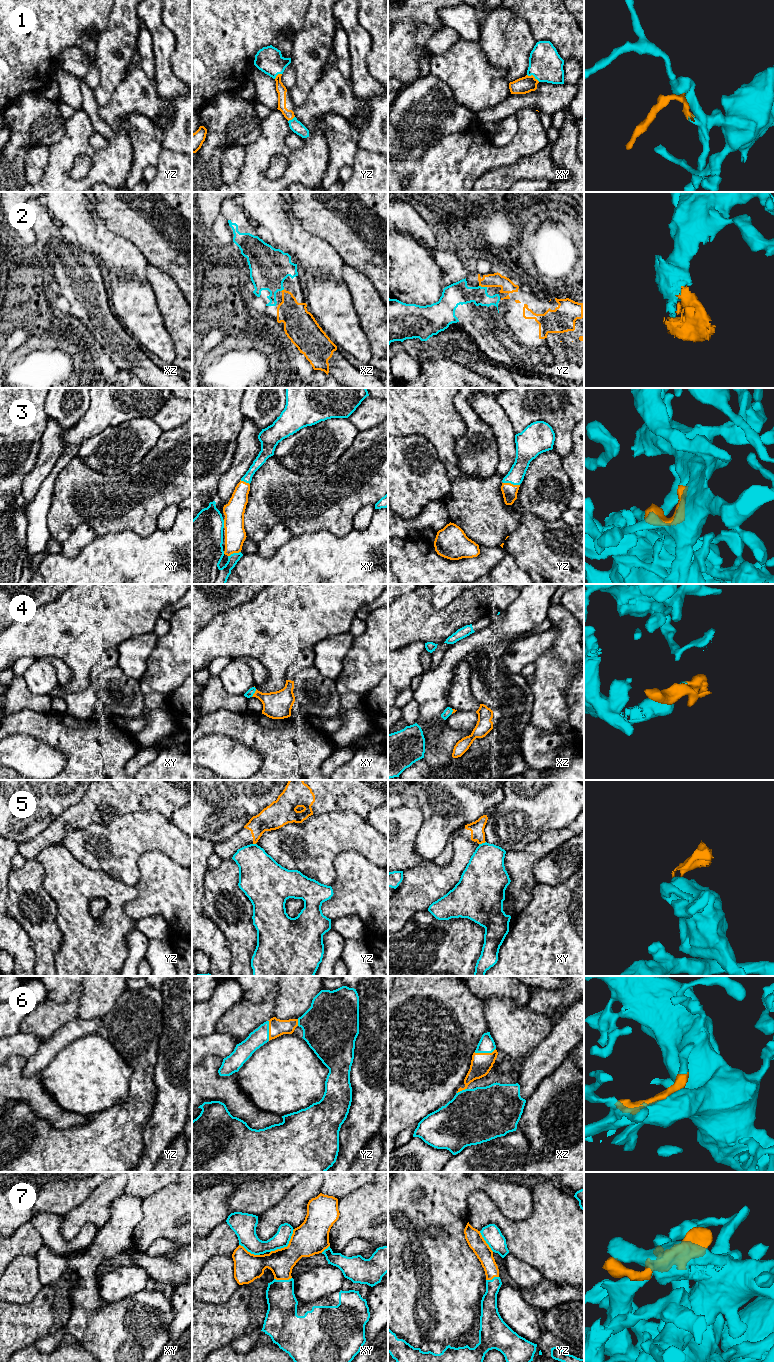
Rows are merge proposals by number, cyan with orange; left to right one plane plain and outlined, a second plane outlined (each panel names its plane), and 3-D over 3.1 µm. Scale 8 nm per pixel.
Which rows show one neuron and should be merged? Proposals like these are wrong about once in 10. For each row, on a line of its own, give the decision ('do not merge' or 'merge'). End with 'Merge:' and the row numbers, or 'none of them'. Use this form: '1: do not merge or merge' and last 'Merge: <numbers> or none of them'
1: merge
2: merge
3: merge
4: merge
5: do not merge
6: merge
7: merge
Merge: 1, 2, 3, 4, 6, 7

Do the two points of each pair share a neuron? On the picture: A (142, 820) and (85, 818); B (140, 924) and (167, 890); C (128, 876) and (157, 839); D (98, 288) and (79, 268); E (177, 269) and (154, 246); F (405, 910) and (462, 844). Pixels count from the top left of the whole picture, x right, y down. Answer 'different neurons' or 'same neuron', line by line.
A: different neurons
B: different neurons
C: same neuron
D: same neuron
E: same neuron
F: same neuron

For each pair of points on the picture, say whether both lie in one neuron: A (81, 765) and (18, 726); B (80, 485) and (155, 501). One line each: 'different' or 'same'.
A: same
B: same

